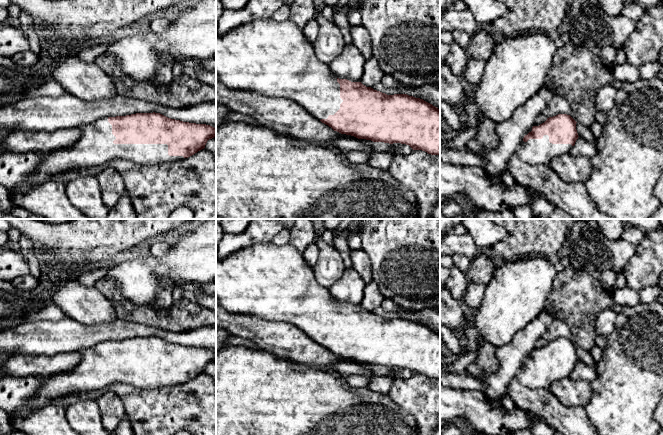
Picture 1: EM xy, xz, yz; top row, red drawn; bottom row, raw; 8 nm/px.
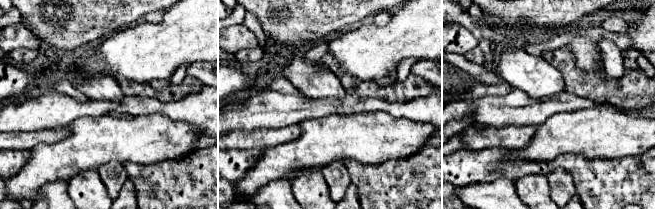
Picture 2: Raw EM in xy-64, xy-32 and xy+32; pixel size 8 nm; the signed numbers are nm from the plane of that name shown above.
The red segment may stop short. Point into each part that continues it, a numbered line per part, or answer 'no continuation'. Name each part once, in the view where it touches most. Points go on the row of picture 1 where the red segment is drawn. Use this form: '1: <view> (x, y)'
1: xy (95, 147)

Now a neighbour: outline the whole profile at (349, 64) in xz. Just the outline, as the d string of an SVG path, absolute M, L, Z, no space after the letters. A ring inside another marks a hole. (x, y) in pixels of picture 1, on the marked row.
M352 43L345 45L344 50L329 63L329 67L339 79L360 82L365 60L360 50Z

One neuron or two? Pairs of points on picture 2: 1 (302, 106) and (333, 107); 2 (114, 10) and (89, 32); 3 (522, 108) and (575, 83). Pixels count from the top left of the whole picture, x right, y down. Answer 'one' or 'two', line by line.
1: one
2: one
3: two

